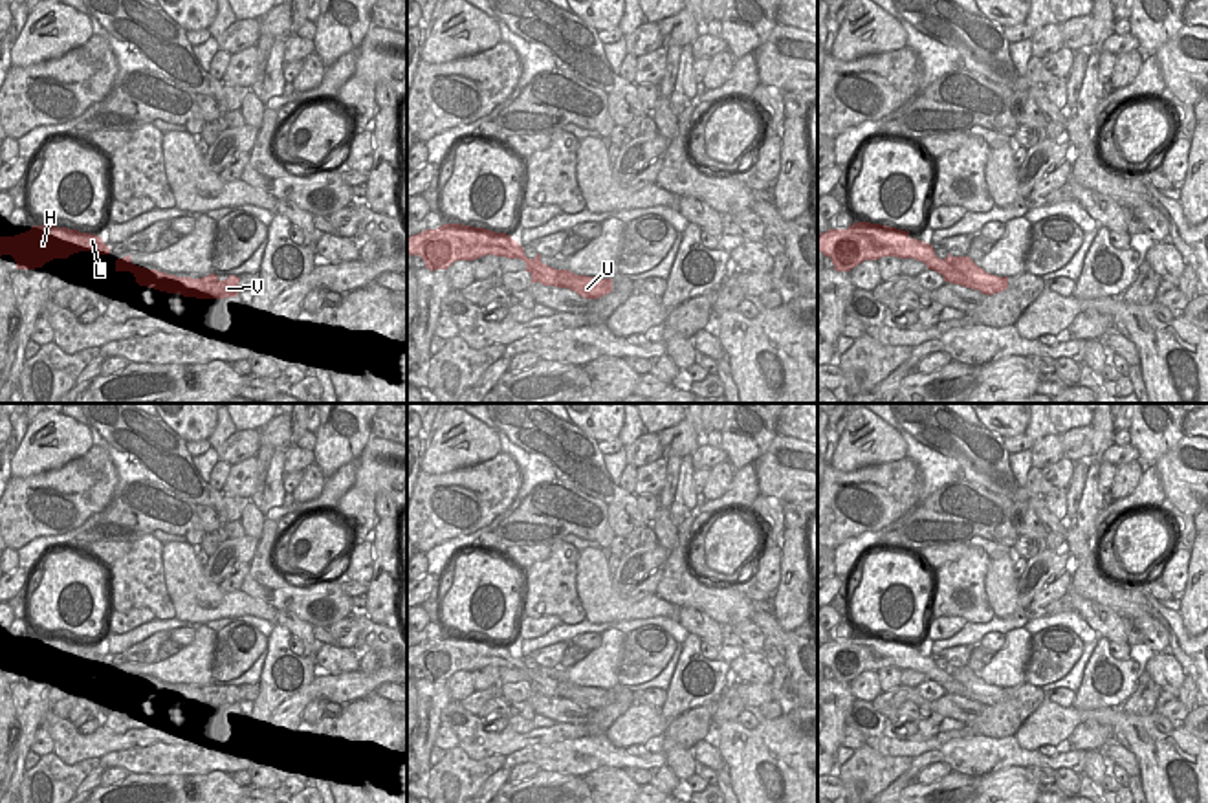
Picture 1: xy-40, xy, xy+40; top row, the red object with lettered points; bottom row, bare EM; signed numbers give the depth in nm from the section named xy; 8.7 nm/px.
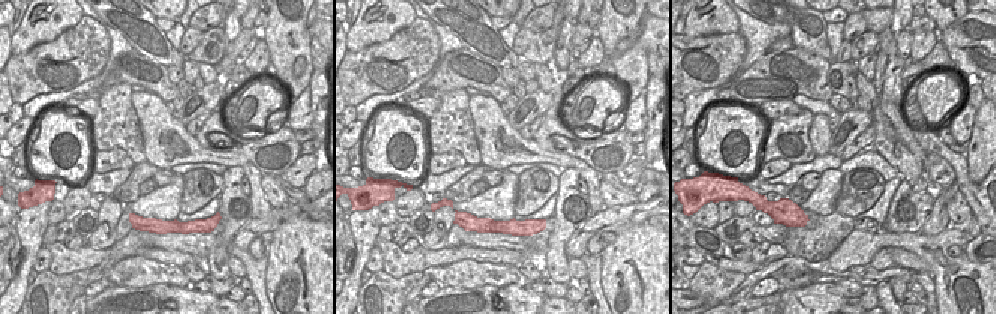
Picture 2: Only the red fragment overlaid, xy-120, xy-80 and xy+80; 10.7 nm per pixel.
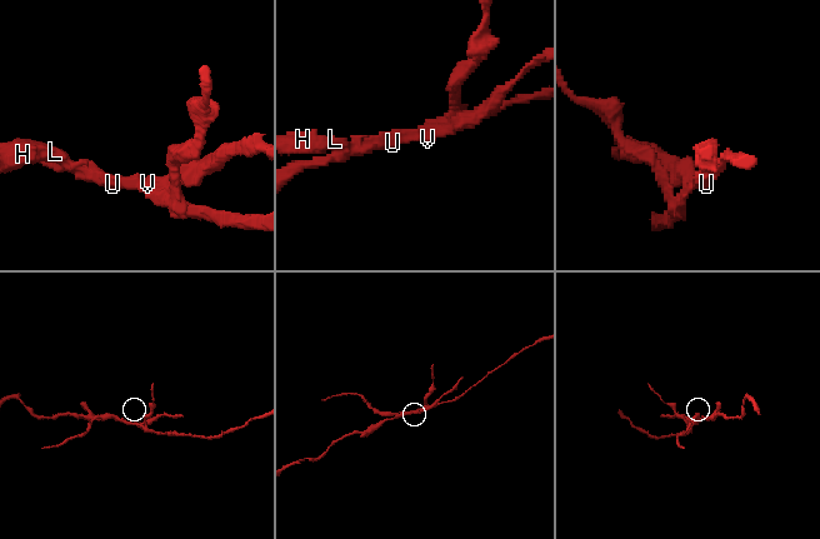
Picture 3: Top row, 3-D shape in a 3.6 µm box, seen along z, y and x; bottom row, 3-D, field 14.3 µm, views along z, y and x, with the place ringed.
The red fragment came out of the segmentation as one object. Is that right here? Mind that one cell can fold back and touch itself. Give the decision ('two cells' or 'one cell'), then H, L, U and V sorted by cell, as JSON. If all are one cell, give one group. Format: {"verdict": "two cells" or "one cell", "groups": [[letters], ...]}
{"verdict": "two cells", "groups": [["H", "L"], ["U", "V"]]}

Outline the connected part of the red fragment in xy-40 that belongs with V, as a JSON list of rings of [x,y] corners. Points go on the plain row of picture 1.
[[[211,684],[202,689],[191,689],[191,688],[178,688],[176,697],[172,700],[167,700],[167,704],[180,704],[183,708],[196,708],[196,710],[225,710],[225,708],[236,708],[240,688],[227,688],[225,691],[220,691],[218,686]]]

